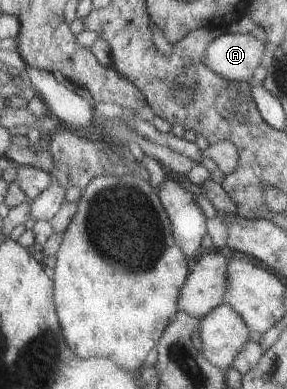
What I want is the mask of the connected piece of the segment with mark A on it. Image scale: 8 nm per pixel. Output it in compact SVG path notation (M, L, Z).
M230 28L202 51L202 65L226 81L247 82L260 64L262 51L268 46L246 33L237 33Z

